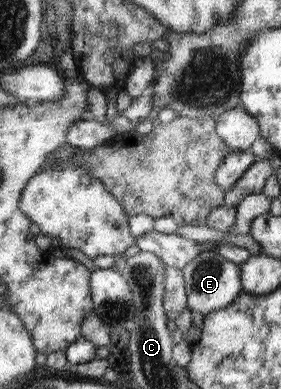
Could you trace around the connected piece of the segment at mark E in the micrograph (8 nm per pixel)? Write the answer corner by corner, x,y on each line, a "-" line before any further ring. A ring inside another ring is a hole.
212,249
198,254
183,269
183,274
188,290
188,305
193,313
198,312
204,317
219,309
228,307
244,292
241,264
228,260
228,258

